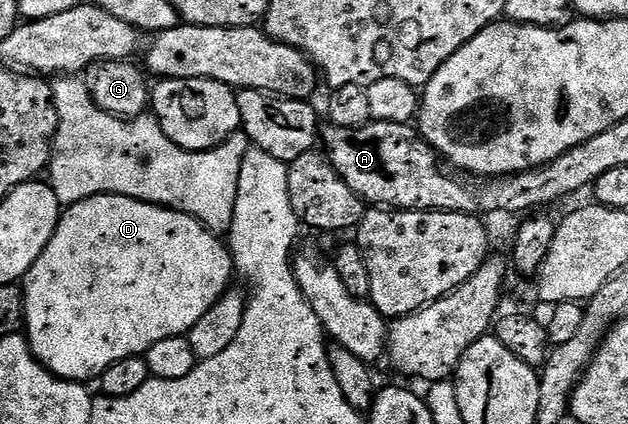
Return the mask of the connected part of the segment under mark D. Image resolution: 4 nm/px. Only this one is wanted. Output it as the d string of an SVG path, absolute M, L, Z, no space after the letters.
M96 194L82 202L76 202L60 215L57 230L50 242L43 248L42 254L34 262L34 266L25 274L23 279L23 297L25 299L24 333L29 340L29 351L45 369L50 370L57 378L66 382L88 383L88 378L100 379L101 373L111 364L119 360L127 360L144 356L159 340L167 340L171 336L185 336L195 324L202 319L225 292L230 289L229 281L235 278L233 257L229 254L228 245L200 218L192 218L182 210L168 210L165 206L156 206L150 202L140 202L118 194Z

